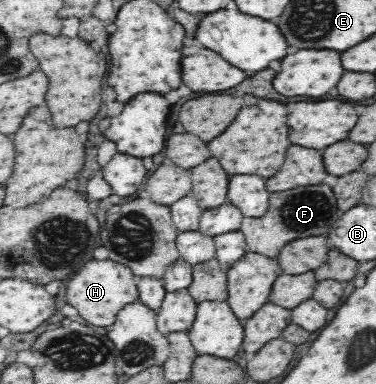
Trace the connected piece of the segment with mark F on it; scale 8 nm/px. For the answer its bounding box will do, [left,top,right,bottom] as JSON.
[240,185,344,257]

